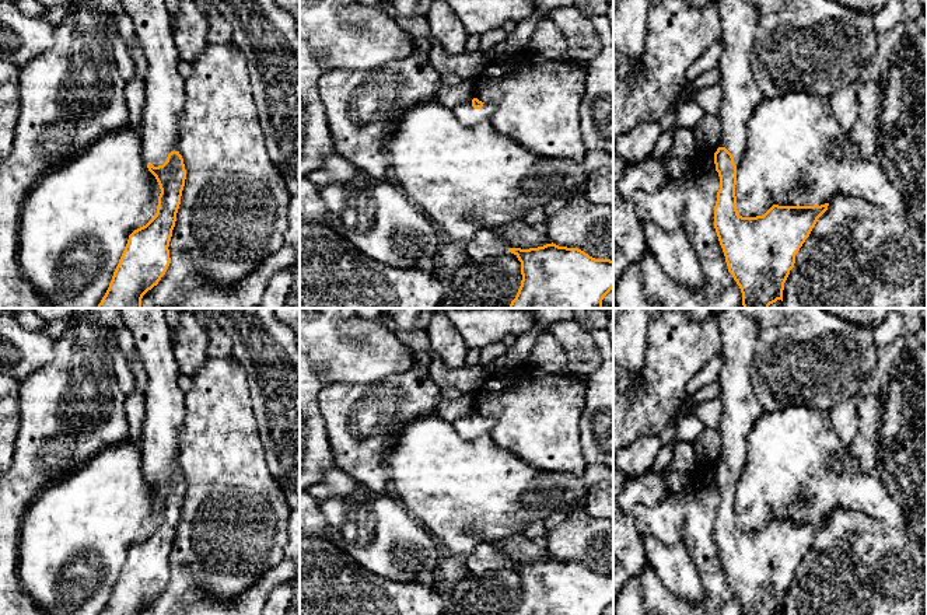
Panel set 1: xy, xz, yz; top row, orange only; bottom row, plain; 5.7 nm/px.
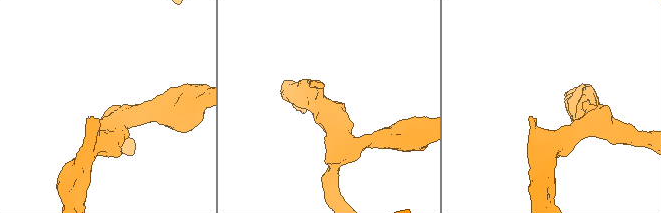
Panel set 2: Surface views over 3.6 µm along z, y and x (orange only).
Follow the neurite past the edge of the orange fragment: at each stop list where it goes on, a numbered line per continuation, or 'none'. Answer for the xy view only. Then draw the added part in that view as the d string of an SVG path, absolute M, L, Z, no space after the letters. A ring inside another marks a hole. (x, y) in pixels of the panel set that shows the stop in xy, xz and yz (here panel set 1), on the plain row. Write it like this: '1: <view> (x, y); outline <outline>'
1: xy (164, 416); outline M120 308L120 318L133 335L136 352L147 374L146 416L141 433L144 478L162 479L171 465L178 465L179 431L185 420L185 394L178 387L179 367L165 319L165 308Z

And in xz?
1: xz (464, 426); outline M466 415L454 420L452 426L464 440L473 440L480 434L490 434L496 426L496 419L485 416L480 423L475 423L472 415Z

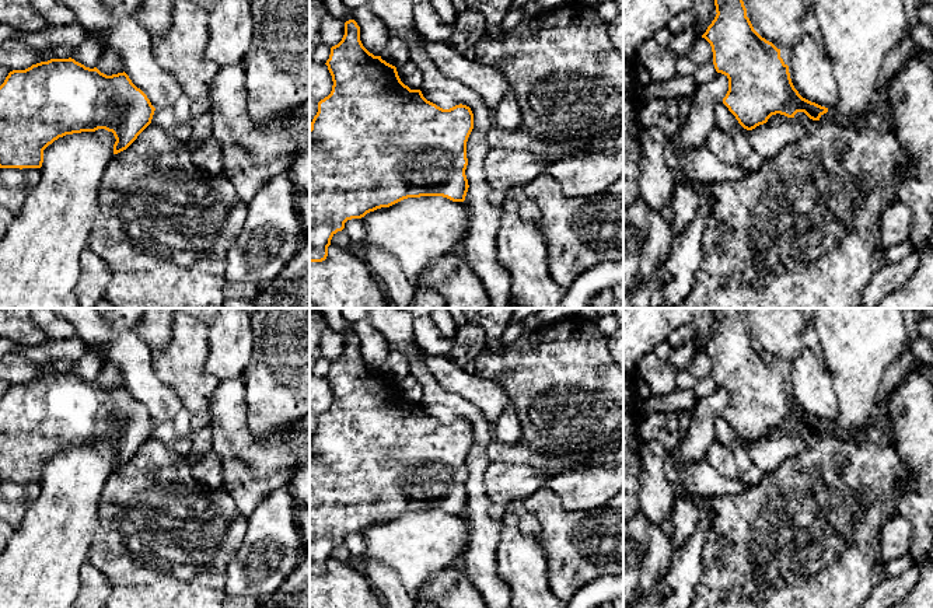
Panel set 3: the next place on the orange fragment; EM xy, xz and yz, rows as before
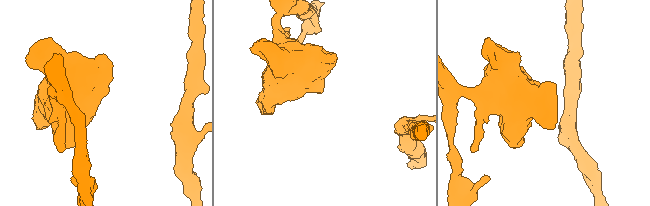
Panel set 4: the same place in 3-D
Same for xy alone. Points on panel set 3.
none

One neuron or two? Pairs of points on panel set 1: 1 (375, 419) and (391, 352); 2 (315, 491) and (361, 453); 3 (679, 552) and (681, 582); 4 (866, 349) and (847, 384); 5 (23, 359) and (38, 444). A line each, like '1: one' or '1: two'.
1: two
2: two
3: one
4: one
5: two

